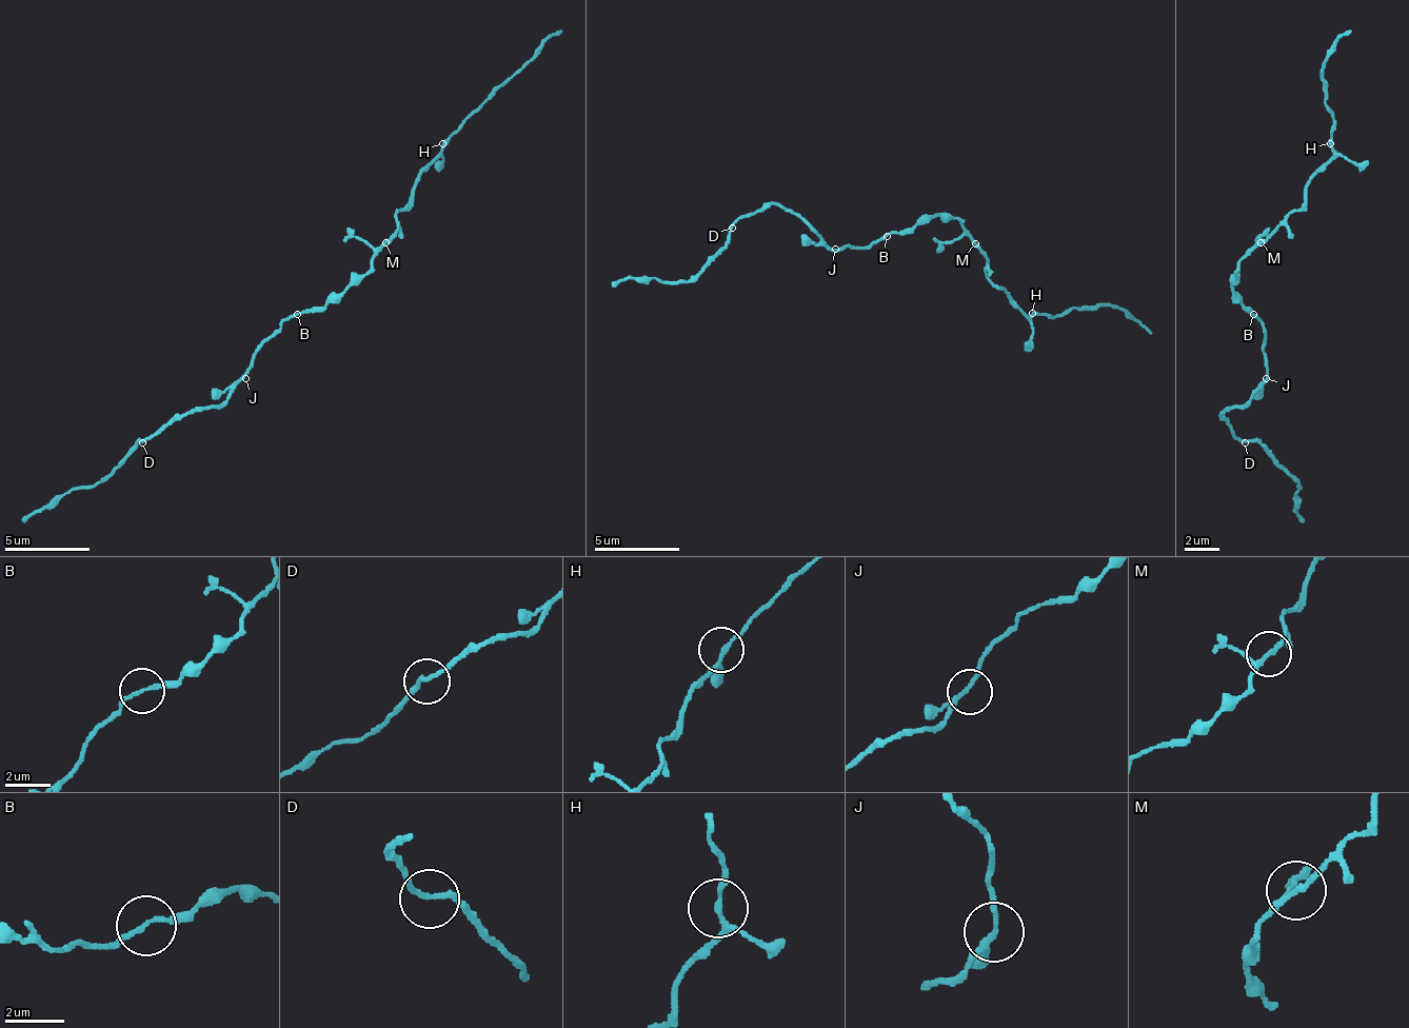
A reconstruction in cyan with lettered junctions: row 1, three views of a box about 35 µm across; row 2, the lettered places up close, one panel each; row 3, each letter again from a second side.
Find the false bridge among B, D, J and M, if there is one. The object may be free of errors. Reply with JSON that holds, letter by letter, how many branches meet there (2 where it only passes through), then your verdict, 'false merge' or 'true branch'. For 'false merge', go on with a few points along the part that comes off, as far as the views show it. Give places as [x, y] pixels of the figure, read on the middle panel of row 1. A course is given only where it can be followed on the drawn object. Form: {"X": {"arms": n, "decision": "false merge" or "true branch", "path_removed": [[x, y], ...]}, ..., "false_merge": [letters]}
{"B": {"arms": 2, "decision": "true branch"}, "D": {"arms": 2, "decision": "true branch"}, "J": {"arms": 3, "decision": "true branch"}, "M": {"arms": 3, "decision": "true branch"}, "false_merge": []}

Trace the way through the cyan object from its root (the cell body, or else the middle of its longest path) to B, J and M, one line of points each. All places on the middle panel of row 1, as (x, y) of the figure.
B: (904, 232), (891, 232), (887, 236)
J: (904, 232), (891, 232), (860, 249), (852, 244), (835, 249)
M: (904, 232), (912, 232), (920, 223), (929, 223), (937, 215), (951, 215), (976, 244)

